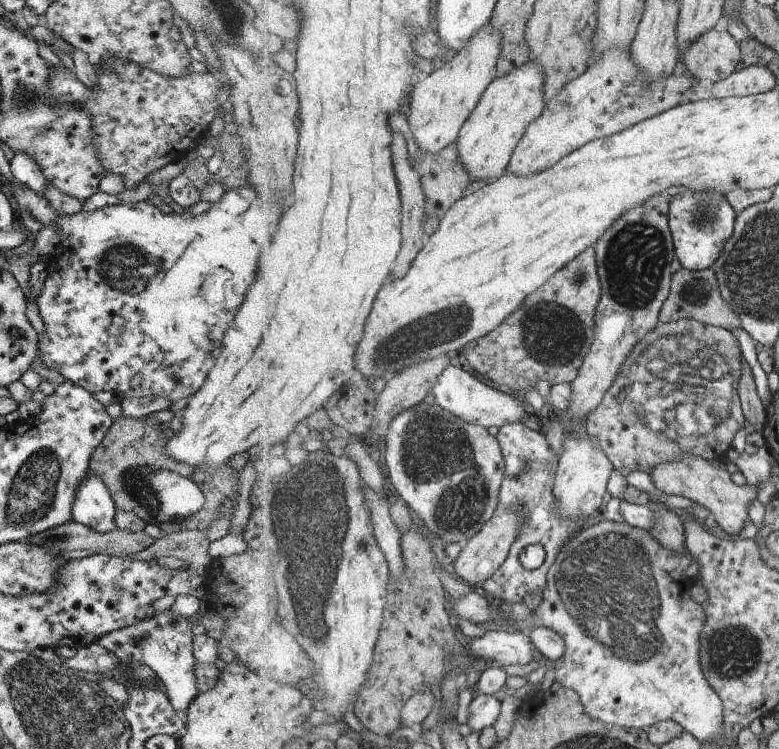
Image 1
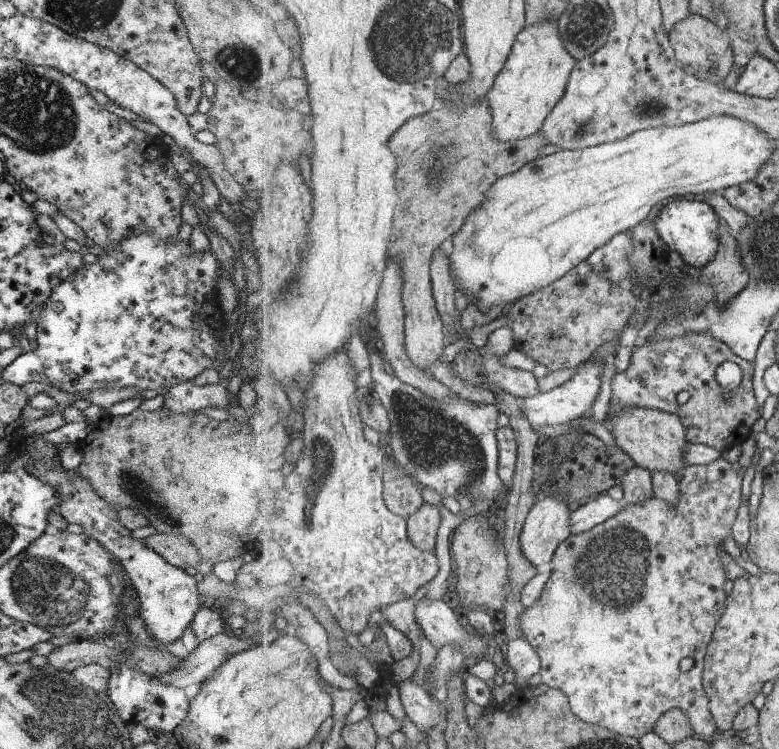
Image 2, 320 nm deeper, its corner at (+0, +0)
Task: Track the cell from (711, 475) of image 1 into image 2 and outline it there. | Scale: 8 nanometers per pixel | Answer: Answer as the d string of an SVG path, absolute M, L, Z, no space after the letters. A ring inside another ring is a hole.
M627 407L624 411L608 414L605 423L621 447L643 468L653 471L671 471L677 475L685 465L684 452L689 446L687 428L677 414L647 407Z

